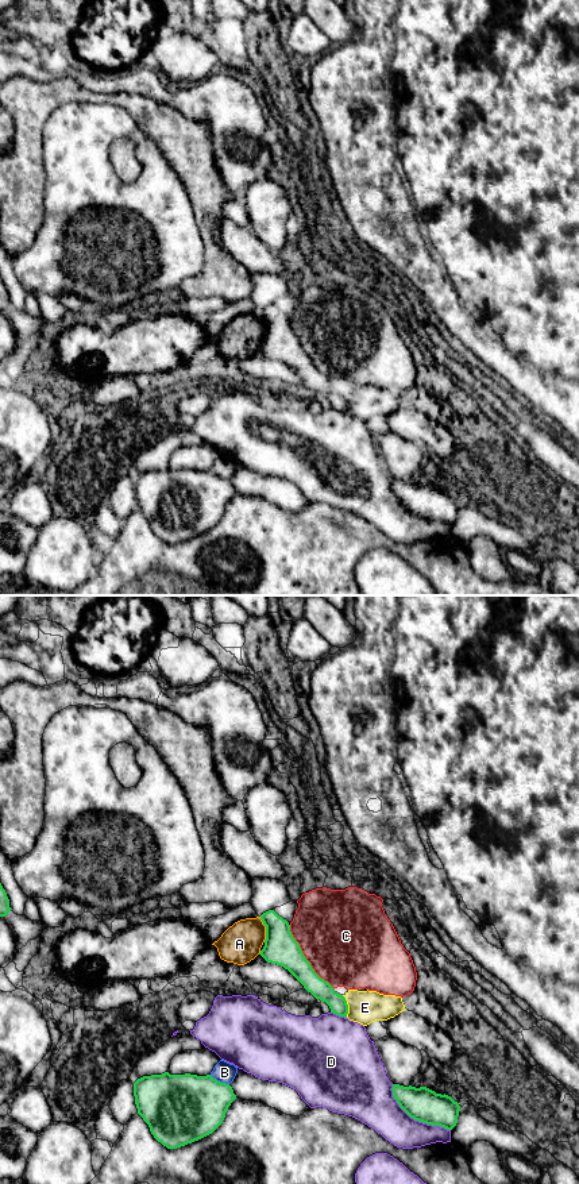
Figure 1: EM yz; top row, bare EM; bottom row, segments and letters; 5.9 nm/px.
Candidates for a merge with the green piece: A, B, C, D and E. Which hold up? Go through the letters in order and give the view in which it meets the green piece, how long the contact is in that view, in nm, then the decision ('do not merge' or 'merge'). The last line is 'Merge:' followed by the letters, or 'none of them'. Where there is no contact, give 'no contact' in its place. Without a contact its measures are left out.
A: meets green in yz; contact 160 nm long; do not merge
B: meets green in yz; contact 130 nm long; do not merge
C: meets green in yz; contact 460 nm long; do not merge
D: meets green in yz; contact 440 nm long; do not merge
E: meets green in yz; contact 140 nm long; do not merge
Merge: none of them

